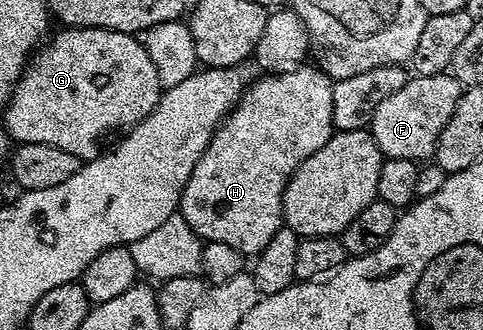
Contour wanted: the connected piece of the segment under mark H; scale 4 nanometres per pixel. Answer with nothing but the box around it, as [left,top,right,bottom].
[178,65,335,257]

